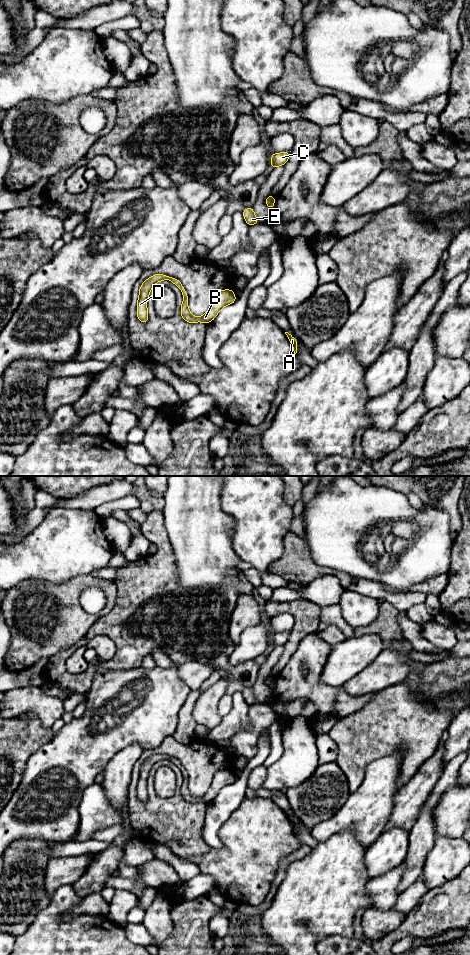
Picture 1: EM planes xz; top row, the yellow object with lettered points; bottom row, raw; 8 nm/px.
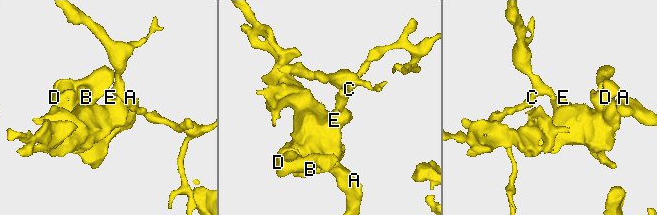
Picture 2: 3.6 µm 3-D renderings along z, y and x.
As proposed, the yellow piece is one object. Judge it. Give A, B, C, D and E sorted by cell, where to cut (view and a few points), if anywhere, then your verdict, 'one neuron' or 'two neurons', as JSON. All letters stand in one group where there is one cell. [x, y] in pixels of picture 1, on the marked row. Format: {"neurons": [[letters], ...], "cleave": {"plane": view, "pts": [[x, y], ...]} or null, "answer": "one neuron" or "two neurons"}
{"neurons": [["A", "B", "D", "E"], ["C"]], "cleave": {"plane": "xz", "pts": [[271, 195], [267, 198]]}, "answer": "two neurons"}

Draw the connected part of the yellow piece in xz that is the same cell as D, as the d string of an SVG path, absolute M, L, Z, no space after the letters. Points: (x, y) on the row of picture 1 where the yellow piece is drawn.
M155 274L149 277L143 282L139 289L139 297L137 302L137 318L140 322L147 324L148 321L148 311L147 311L147 299L149 297L150 291L155 283L162 280L170 280L175 284L182 292L183 302L181 304L181 317L189 323L210 323L217 316L219 311L227 305L233 304L236 301L236 296L231 289L222 290L216 292L212 301L212 304L208 311L201 317L193 316L188 308L188 294L182 283L171 276L164 274Z

